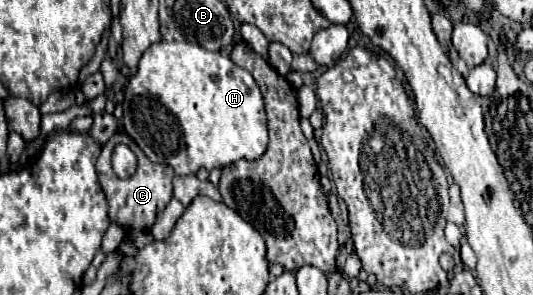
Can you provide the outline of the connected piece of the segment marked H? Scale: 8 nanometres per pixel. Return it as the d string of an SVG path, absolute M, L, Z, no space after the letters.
M159 41L159 43L153 43L141 57L139 65L137 65L137 73L129 79L127 83L127 89L125 89L125 99L123 99L123 123L125 123L125 131L127 135L145 151L145 155L151 159L151 161L159 161L159 163L169 163L177 175L189 175L189 173L197 173L199 167L205 167L207 171L211 171L213 167L225 167L225 165L231 165L239 159L259 159L265 149L267 149L267 115L265 115L265 109L263 109L263 97L261 97L261 91L255 83L255 79L251 77L249 71L233 65L233 61L223 55L223 53L213 53L213 51L207 51L207 49L201 49L199 45L191 43L191 41Z

